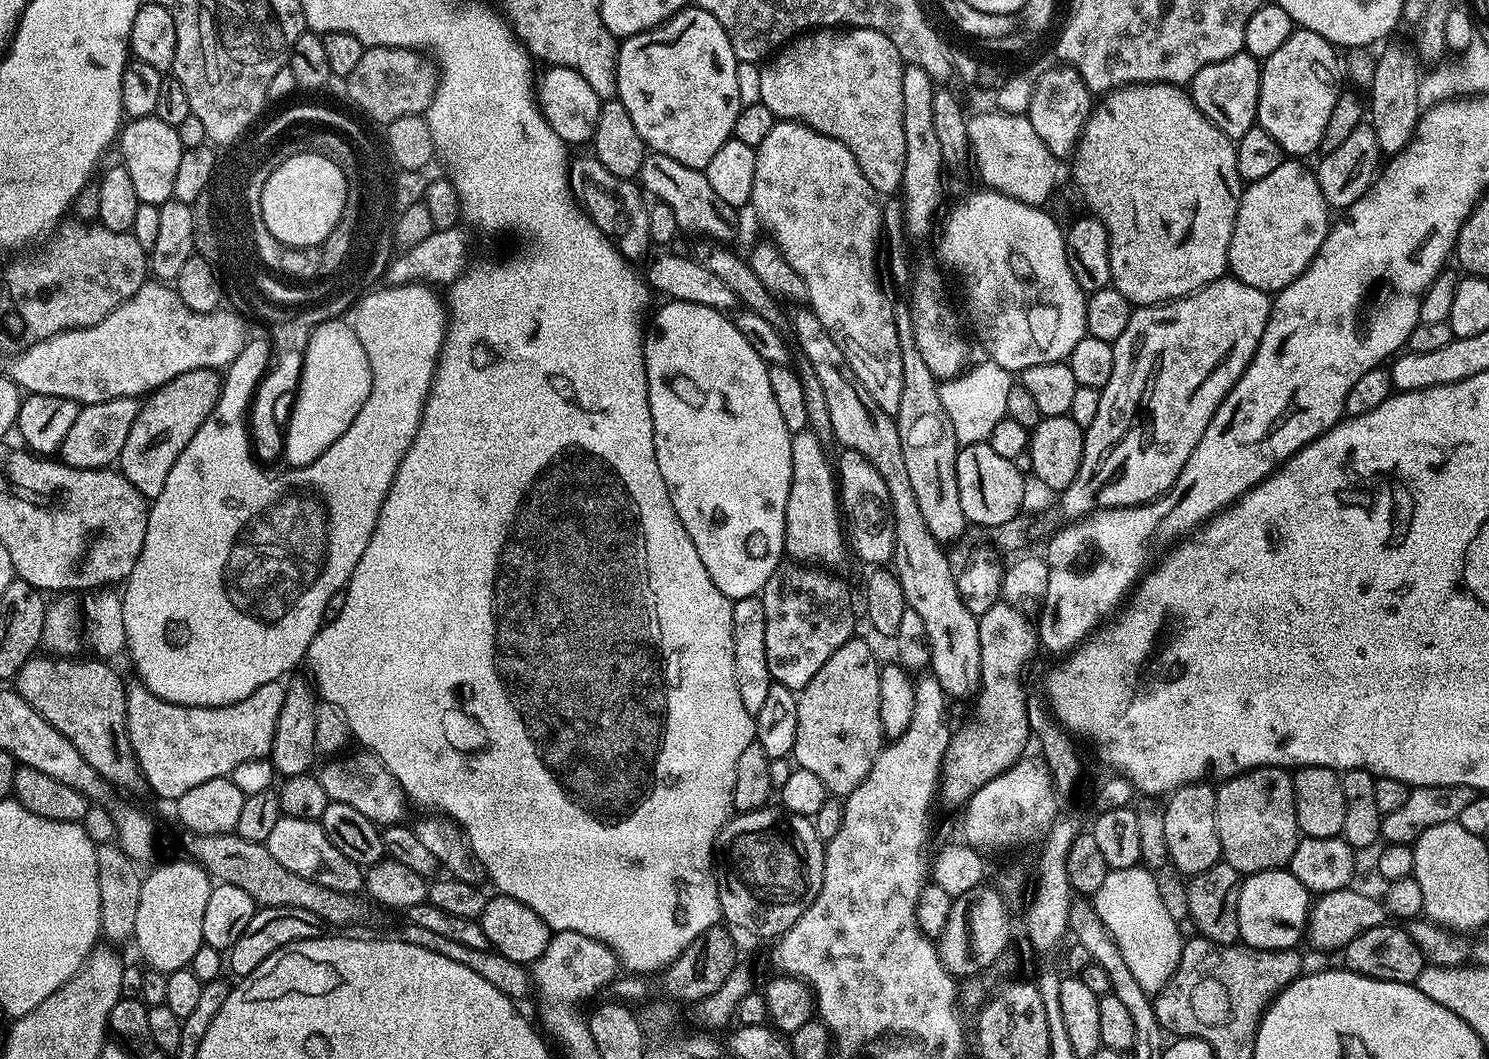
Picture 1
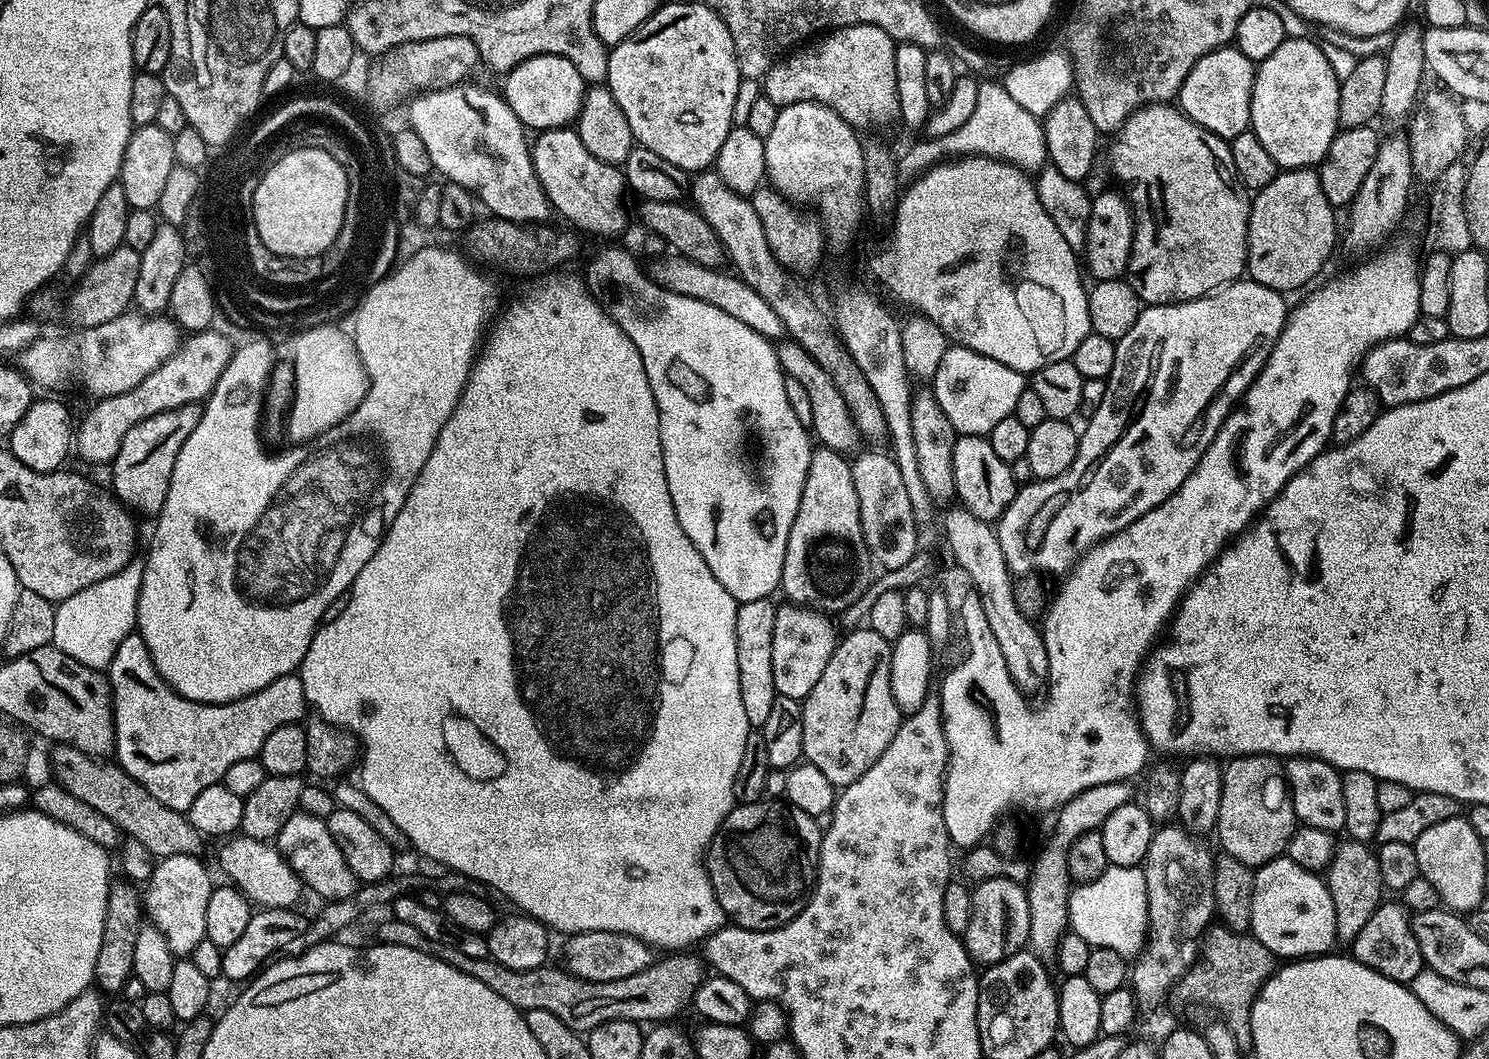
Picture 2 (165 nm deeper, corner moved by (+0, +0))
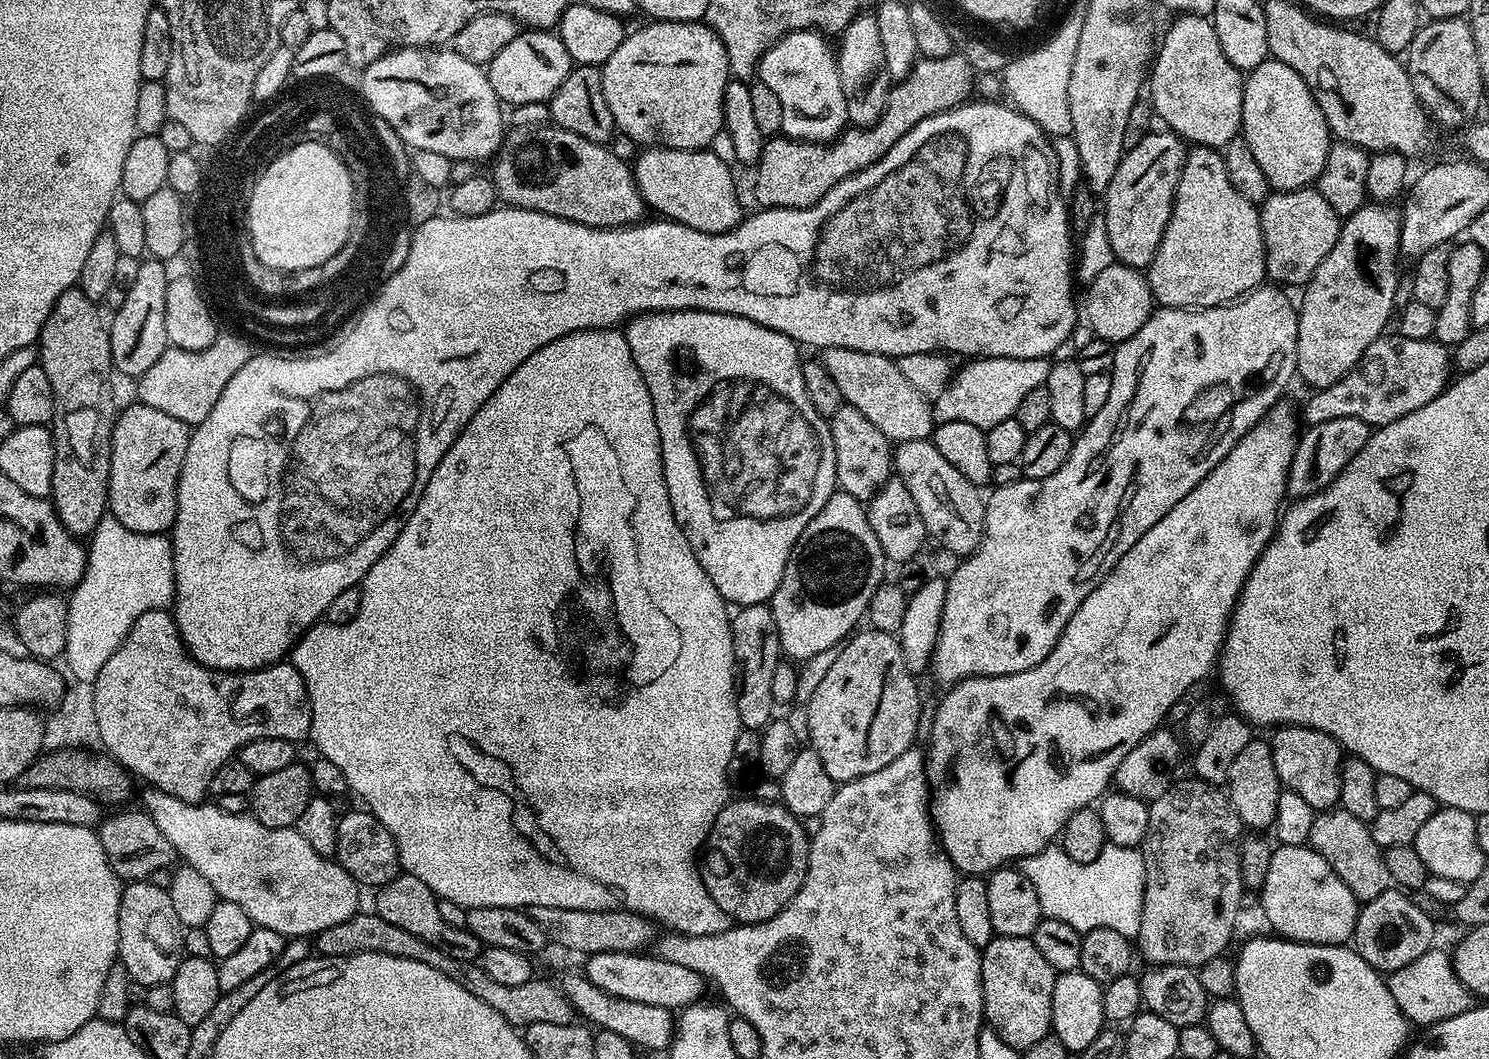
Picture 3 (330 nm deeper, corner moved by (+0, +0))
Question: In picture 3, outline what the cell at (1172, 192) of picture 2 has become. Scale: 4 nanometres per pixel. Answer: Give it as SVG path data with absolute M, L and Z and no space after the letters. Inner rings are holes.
M1187 149L1170 222L1146 275L1157 305L1189 310L1219 308L1255 292L1265 283L1259 207L1234 190L1234 182L1226 174L1226 162L1217 149Z

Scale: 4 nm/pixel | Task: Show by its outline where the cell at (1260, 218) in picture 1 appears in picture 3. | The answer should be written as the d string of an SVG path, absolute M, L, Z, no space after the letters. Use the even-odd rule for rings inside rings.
M1312 186L1293 192L1273 191L1259 205L1259 210L1267 279L1280 286L1307 284L1314 270L1322 266L1322 258L1334 250L1334 242L1338 242L1340 233L1341 217L1330 210L1330 202L1326 202L1320 191Z

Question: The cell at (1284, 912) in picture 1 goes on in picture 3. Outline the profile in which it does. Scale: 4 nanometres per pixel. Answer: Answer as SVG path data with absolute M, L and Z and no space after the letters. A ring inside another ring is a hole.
M1303 844L1273 847L1270 871L1266 874L1258 899L1264 907L1269 926L1276 931L1273 933L1286 940L1297 940L1300 944L1347 945L1361 910L1350 888L1342 882L1326 858Z

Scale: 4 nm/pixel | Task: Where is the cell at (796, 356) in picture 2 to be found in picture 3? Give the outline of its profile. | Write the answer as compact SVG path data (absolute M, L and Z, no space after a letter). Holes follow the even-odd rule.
M843 403L830 418L834 454L836 455L836 483L839 491L867 502L876 497L878 490L894 472L894 448L889 438L878 430L861 410Z

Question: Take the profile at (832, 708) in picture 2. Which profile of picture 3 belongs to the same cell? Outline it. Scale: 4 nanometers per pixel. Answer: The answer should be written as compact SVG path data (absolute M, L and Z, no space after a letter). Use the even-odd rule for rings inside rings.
M875 630L857 631L839 649L834 666L827 671L826 678L818 685L818 690L814 691L814 696L810 698L806 705L808 711L808 736L810 739L810 747L818 754L818 758L822 758L822 766L826 766L826 774L830 774L830 778L836 781L837 785L846 784L849 780L857 780L866 774L874 774L874 770L882 770L882 766L890 766L890 762L894 762L894 758L898 758L898 754L902 754L906 749L913 747L917 743L916 731L920 728L920 692L916 689L917 677L910 671L906 670L906 662L902 658L902 650L900 649L900 641L891 632L877 632Z

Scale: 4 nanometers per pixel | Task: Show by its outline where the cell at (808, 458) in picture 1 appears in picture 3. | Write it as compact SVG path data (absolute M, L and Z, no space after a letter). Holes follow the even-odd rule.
M838 490L828 499L826 506L814 514L806 530L802 530L798 542L792 547L778 590L772 595L770 607L774 626L778 626L781 653L789 661L803 662L814 654L843 645L857 631L856 623L865 619L874 590L885 583L884 564L886 557L882 546L878 546L878 538L874 538L874 530L870 530L865 505L858 498Z

